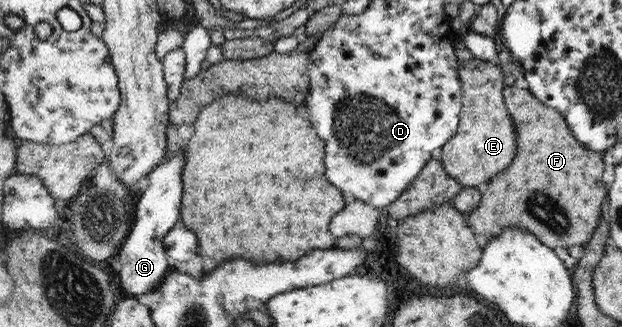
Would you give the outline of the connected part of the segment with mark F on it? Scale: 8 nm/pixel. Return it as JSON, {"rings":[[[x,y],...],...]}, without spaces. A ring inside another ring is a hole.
{"rings":[[[506,85],[505,89],[510,114],[514,114],[518,156],[513,158],[514,166],[506,174],[497,174],[488,182],[480,204],[466,214],[469,226],[485,242],[493,240],[505,228],[519,226],[554,249],[568,250],[586,244],[598,226],[600,206],[606,198],[606,186],[602,182],[603,153],[584,148],[570,132],[566,119],[555,108],[534,98],[527,88]],[[572,176],[576,176],[576,186],[570,180]],[[566,212],[572,222],[566,222]]]}

